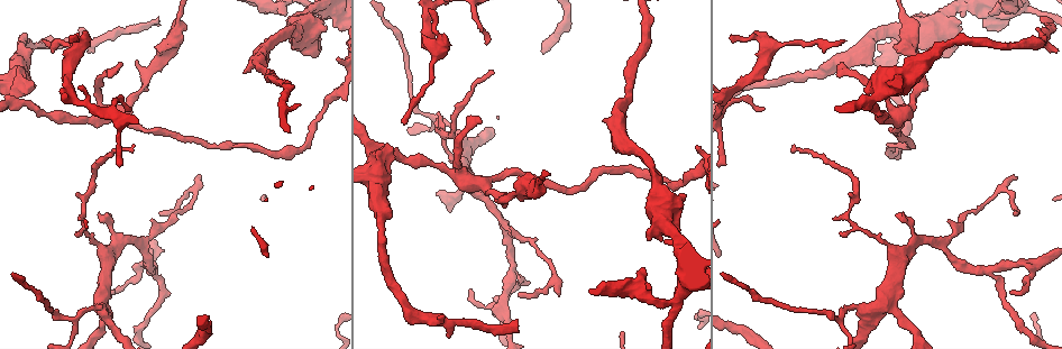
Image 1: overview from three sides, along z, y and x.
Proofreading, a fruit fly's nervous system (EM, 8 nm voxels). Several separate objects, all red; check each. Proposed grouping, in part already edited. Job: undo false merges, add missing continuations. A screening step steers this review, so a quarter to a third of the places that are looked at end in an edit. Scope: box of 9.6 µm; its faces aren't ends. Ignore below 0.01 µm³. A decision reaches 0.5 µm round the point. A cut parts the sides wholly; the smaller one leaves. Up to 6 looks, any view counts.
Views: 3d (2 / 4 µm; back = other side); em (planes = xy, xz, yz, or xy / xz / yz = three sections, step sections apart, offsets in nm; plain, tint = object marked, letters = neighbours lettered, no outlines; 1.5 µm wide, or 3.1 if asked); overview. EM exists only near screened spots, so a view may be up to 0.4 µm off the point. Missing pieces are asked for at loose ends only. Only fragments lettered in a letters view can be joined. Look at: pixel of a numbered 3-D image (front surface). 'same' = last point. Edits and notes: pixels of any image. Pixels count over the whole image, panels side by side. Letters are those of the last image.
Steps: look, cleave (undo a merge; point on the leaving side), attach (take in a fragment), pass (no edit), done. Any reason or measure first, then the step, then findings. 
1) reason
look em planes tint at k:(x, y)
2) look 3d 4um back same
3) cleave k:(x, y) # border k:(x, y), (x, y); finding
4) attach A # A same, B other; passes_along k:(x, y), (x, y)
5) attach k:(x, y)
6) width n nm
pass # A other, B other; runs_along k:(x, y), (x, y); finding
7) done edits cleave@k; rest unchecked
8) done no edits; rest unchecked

branch stops here
look em planes letters at 1:(134, 144)

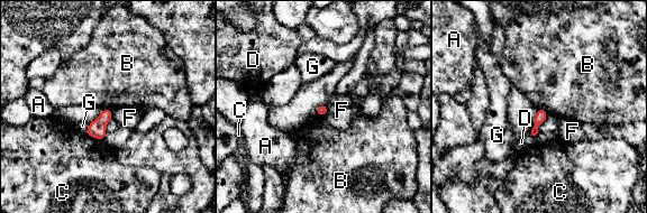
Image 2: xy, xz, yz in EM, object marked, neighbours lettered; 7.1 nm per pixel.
width 80 nm
pass # A other, B other, C other, D other, F other, G other; border 2:(538, 108), (541, 108), (547, 113); none of them fits

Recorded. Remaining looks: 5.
three arms meet
look em planes tint at 1:(991, 270)

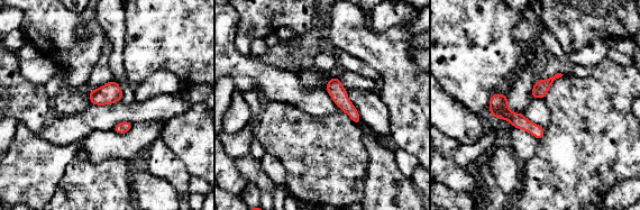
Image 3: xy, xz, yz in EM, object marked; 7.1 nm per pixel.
look em planes letters same

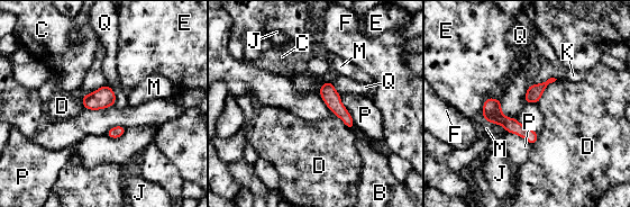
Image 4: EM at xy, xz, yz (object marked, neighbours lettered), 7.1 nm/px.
width 100 nm; longest_contact P 240 nm
pass # B other, C other, D other, E other, F other, J other, K other, M other, P other, Q other; all the same neuron

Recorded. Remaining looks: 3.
look em xz step 8 tint at 1:(1040, 20)

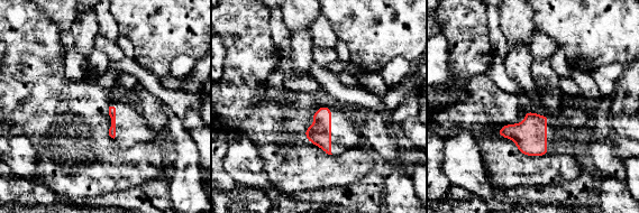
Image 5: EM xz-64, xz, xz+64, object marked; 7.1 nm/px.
look em planes letters same

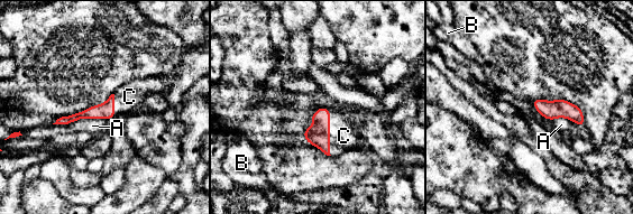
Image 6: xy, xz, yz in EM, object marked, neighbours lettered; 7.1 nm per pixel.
attach 6:(343, 136) # A other, B other, C same; the neuron continues

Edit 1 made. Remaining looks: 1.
done edits attach@6; rest unchecked

